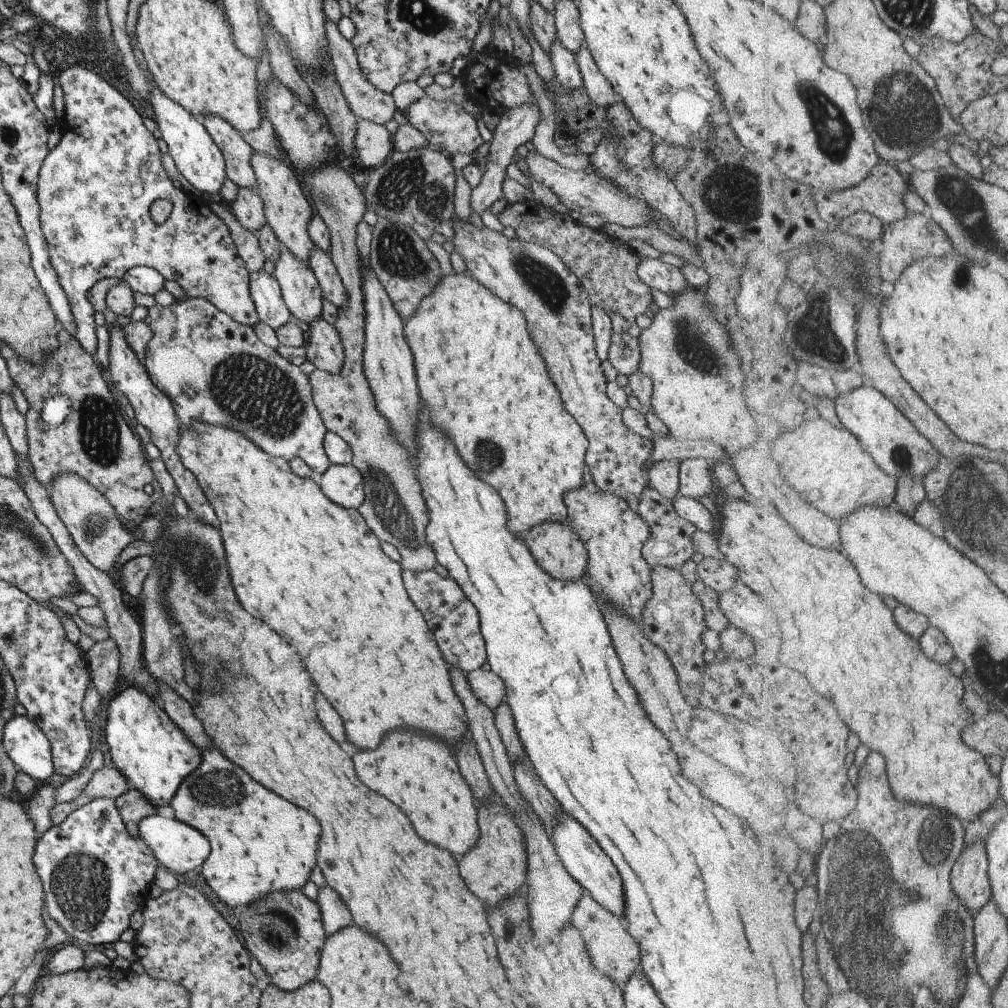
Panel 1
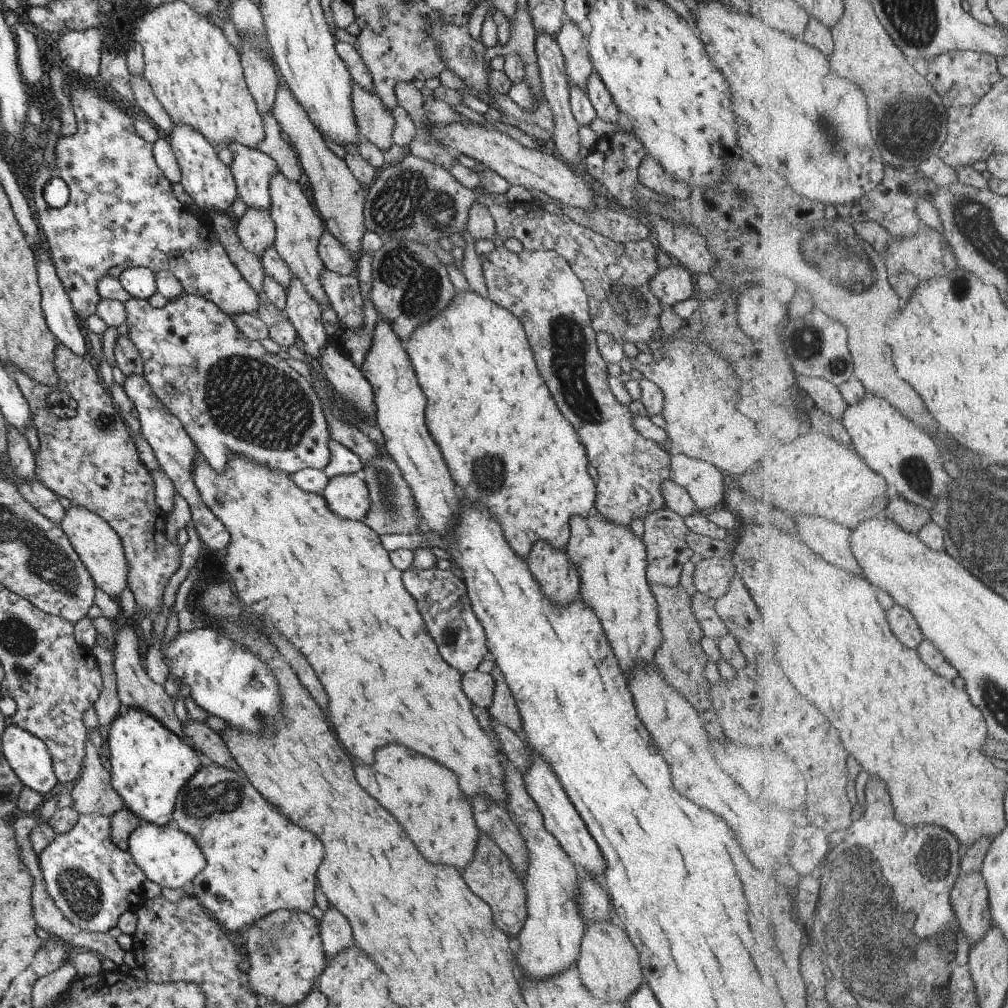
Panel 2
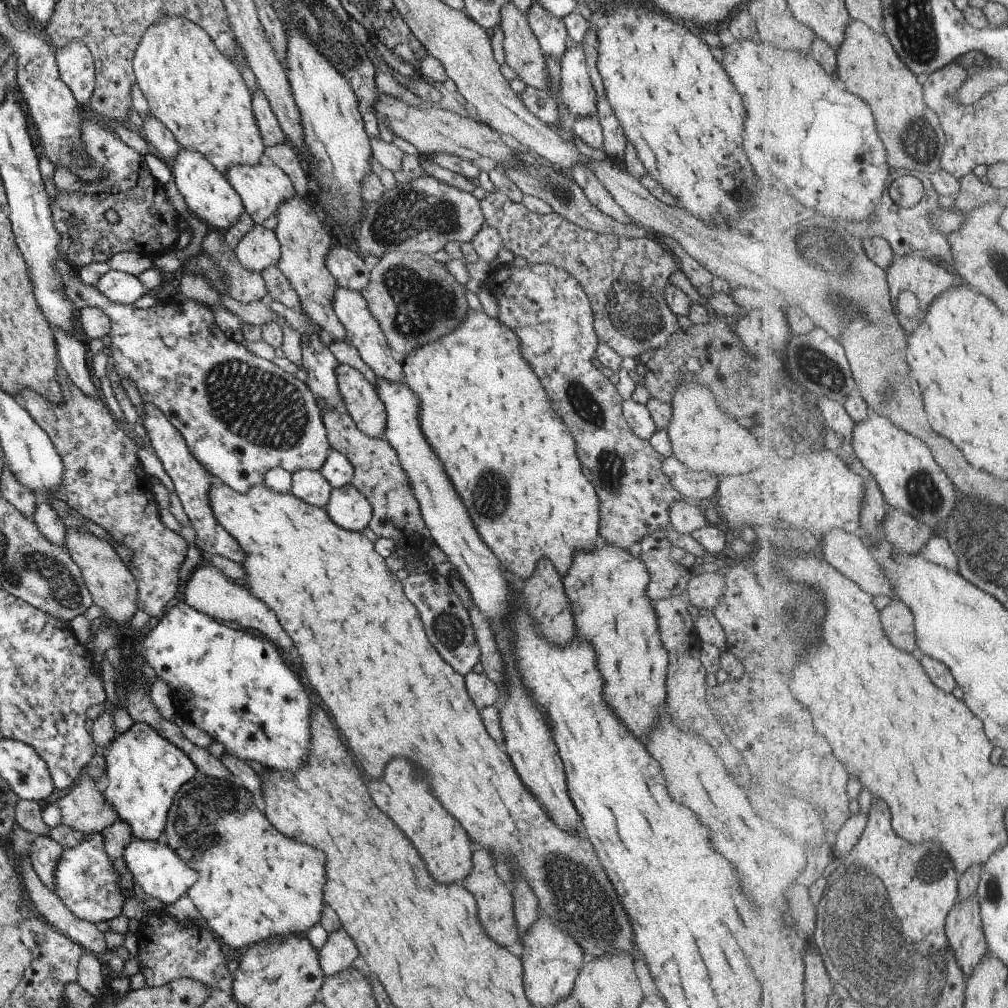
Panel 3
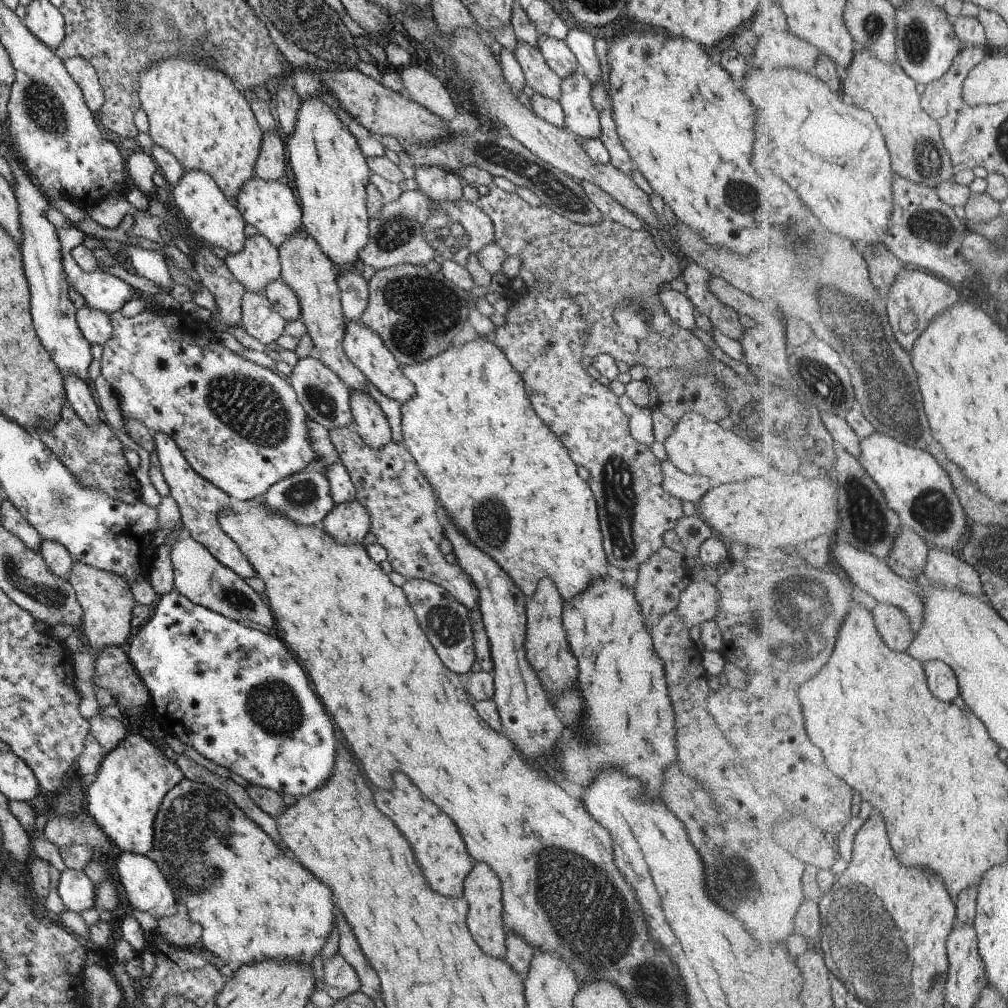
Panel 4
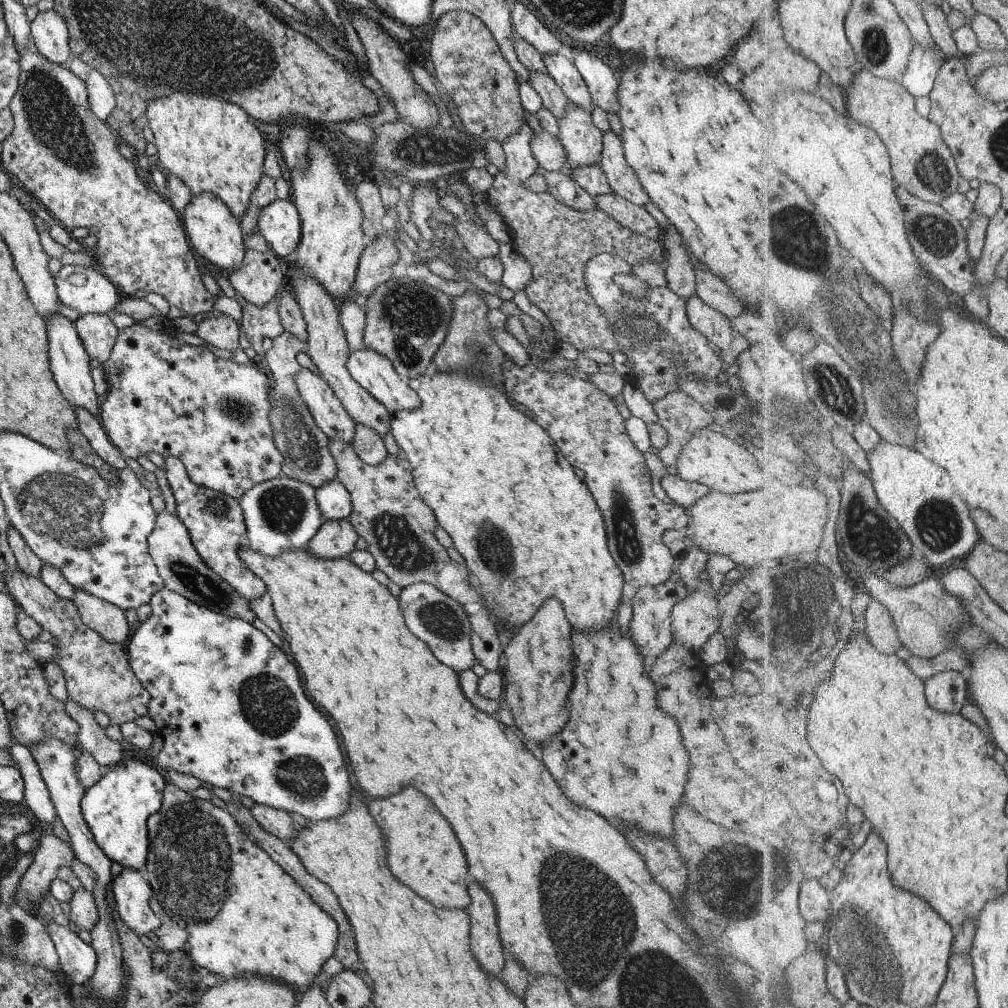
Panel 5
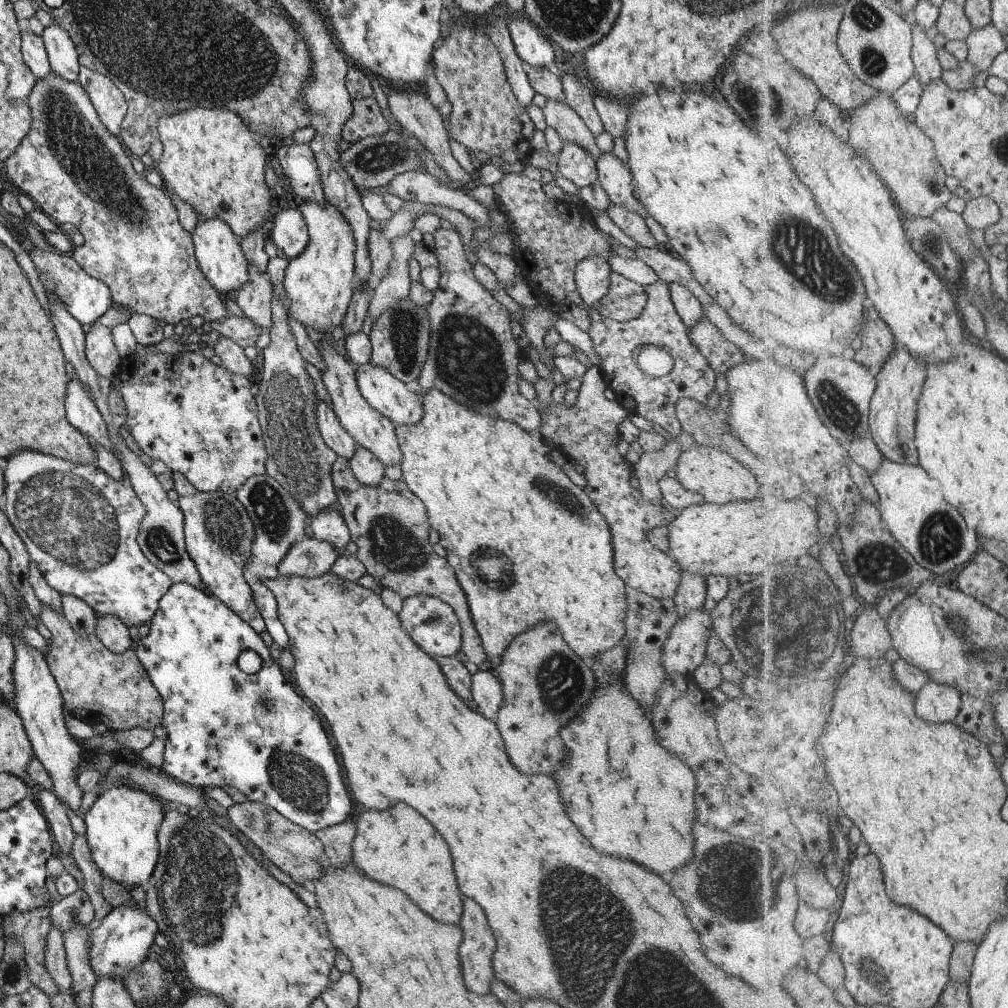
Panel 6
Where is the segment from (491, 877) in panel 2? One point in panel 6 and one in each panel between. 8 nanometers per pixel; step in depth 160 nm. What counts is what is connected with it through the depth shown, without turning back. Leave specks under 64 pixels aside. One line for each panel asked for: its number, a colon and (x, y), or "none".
3: (494, 902)
4: (481, 890)
5: (483, 941)
6: (477, 945)

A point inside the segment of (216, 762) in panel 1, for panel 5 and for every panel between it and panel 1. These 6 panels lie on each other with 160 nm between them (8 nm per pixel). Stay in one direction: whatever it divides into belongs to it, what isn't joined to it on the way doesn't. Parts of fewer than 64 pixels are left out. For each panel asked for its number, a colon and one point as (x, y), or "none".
2: (256, 862)
3: (254, 883)
4: (253, 900)
5: (243, 915)

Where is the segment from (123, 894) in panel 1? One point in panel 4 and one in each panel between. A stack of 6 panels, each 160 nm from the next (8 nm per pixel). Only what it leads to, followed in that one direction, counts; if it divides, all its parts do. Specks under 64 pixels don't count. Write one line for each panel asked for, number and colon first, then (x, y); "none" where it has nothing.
2: (92, 882)
3: (85, 880)
4: (75, 891)

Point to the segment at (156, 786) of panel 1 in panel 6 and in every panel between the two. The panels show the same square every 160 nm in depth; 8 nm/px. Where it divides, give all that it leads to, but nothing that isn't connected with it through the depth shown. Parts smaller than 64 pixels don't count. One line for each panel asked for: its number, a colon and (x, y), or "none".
2: (149, 764)
3: (144, 770)
4: (132, 779)
5: (115, 809)
6: (120, 826)

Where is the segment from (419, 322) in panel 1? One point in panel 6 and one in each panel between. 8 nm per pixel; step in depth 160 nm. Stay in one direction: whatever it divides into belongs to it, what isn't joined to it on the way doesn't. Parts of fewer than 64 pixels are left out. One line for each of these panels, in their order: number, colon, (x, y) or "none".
2: (494, 422)
3: (510, 458)
4: (506, 483)
5: (527, 527)
6: (527, 545)

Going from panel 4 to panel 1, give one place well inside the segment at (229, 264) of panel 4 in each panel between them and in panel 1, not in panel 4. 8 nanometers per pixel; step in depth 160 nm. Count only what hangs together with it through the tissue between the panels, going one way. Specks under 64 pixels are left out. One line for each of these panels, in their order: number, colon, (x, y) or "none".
1: (247, 207)
2: (255, 230)
3: (258, 247)

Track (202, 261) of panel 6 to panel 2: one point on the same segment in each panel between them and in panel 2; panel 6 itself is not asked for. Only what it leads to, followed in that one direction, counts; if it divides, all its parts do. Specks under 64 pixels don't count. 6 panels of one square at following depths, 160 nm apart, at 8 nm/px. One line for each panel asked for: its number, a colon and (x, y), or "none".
2: (207, 181)
3: (207, 194)
4: (212, 219)
5: (214, 236)

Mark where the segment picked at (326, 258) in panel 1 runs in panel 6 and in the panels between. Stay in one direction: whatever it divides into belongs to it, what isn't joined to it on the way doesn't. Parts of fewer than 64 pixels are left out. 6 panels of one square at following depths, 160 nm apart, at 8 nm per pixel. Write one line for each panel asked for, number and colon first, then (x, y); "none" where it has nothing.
2: (343, 295)
3: (361, 329)
4: (364, 350)
5: (373, 372)
6: (389, 396)

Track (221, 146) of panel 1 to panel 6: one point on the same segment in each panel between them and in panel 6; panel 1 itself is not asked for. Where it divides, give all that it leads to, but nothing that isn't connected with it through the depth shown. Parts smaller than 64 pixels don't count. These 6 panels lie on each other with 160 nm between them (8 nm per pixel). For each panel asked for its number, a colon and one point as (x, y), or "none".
2: (251, 170)
3: (261, 189)
4: (269, 206)
5: (279, 225)
6: (287, 230)

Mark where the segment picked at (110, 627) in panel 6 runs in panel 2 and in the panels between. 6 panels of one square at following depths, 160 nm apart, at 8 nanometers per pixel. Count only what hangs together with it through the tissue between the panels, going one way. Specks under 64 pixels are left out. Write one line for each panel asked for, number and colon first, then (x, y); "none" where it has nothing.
2: (98, 548)
3: (111, 586)
4: (105, 599)
5: (108, 621)

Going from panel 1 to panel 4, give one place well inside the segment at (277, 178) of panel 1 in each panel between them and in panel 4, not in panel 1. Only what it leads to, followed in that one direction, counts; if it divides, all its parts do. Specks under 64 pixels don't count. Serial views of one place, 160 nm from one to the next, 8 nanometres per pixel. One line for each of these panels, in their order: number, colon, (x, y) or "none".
2: (297, 228)
3: (303, 241)
4: (304, 269)

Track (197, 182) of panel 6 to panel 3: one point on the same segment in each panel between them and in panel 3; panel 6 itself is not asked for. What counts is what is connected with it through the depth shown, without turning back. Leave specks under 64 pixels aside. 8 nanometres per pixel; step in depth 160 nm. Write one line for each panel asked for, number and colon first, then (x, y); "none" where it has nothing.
3: (197, 93)
4: (195, 113)
5: (209, 144)

